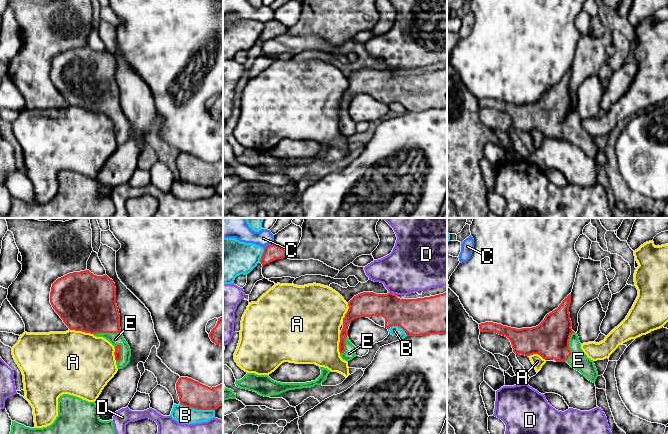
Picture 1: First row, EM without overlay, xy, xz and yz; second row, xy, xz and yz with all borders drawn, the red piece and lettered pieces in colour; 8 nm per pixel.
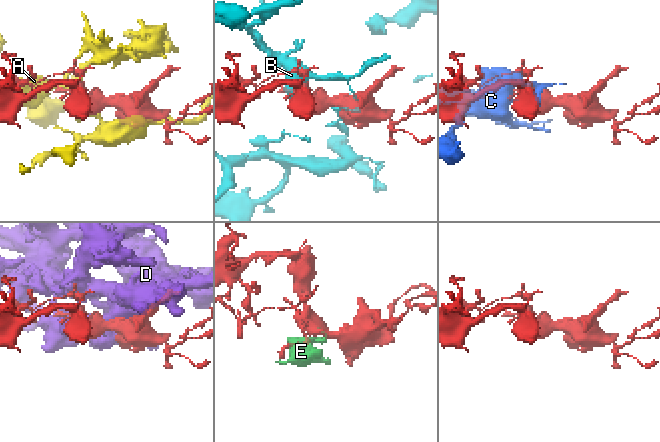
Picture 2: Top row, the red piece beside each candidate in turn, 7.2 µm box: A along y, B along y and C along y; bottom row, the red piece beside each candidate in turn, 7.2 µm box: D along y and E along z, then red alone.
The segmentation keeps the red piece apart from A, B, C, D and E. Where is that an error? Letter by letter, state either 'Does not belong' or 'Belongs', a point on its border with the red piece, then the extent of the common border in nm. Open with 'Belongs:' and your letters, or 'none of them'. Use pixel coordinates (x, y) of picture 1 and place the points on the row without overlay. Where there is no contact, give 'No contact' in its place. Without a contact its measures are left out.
Belongs: E
A: Does not belong. Touches red at xy (81, 106). Shared border 190 nm
B: Does not belong. Touches red at xy (197, 185). Shared border 300 nm
C: Does not belong. Touches red at xz (269, 21). Shared border 90 nm
D: Does not belong. Touches red at xz (392, 69). Shared border 80 nm
E: Belongs. Touches red at yz (568, 122). Shared border 240 nm

